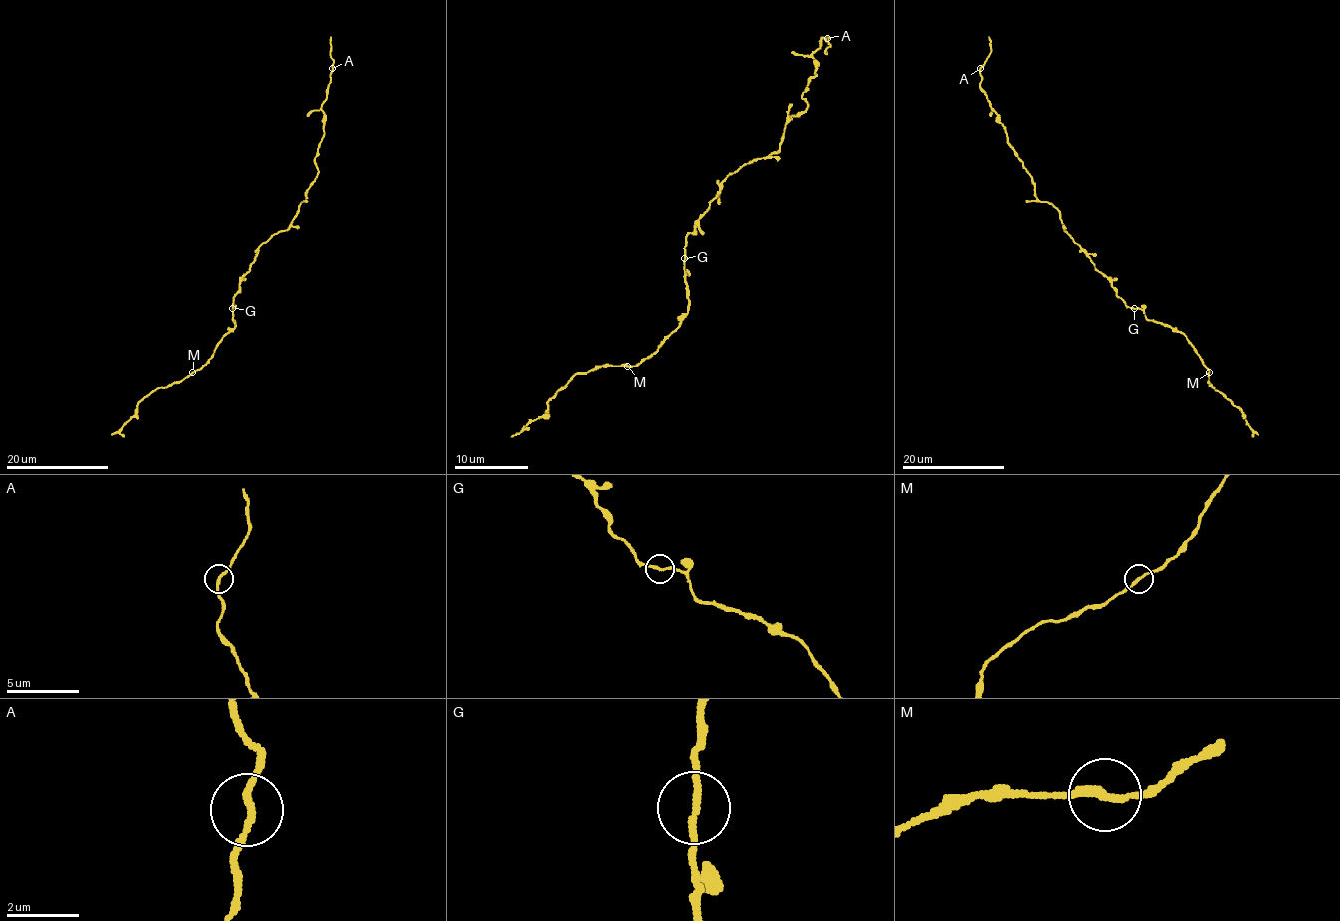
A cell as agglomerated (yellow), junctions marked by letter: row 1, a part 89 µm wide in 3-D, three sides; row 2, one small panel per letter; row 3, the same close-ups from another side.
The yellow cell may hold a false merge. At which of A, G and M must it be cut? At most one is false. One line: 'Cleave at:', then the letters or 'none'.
Cleave at: none

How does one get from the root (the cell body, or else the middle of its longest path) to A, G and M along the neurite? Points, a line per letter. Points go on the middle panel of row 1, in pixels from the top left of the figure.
A: (711, 200), (730, 174), (779, 148), (785, 124), (807, 108), (802, 95), (816, 75), (813, 53), (827, 38)
G: (711, 200), (710, 207), (686, 238), (684, 259)
M: (711, 200), (710, 207), (686, 238), (684, 277), (688, 314), (653, 354), (634, 365), (627, 365)

